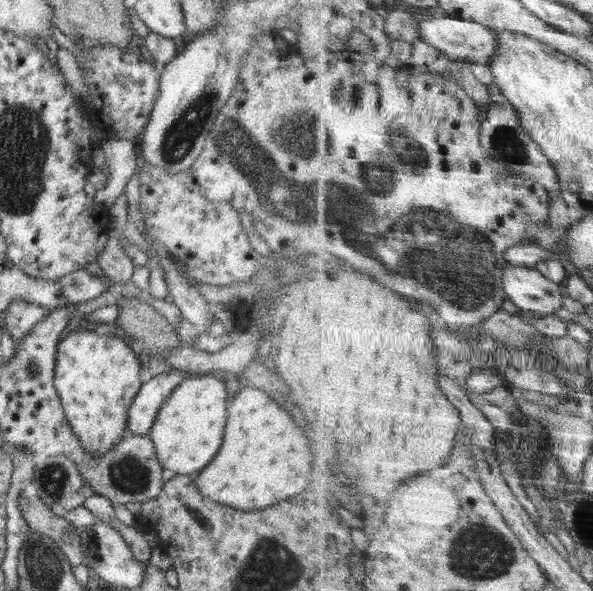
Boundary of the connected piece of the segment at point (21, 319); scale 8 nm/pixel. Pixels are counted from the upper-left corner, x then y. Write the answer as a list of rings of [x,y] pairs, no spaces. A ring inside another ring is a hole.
[[[14,300],[14,304],[8,306],[8,310],[4,311],[5,325],[10,334],[10,338],[14,340],[15,348],[18,348],[24,340],[24,336],[32,330],[31,328],[38,324],[38,321],[44,321],[46,316],[50,316],[52,310],[46,306],[38,306],[38,304],[30,304],[26,300]]]

